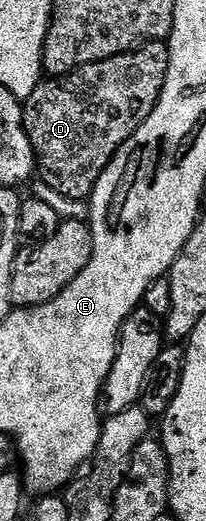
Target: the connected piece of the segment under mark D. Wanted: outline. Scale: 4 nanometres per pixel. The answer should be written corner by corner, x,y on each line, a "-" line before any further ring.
147,42
124,54
113,56
93,64
78,66
73,72
60,78
48,77
22,103
23,127
35,150
35,160
41,178
63,196
73,200
90,199
101,172
113,160
115,153
137,132
137,128
151,115
161,92
165,88
165,76
169,72
168,43

